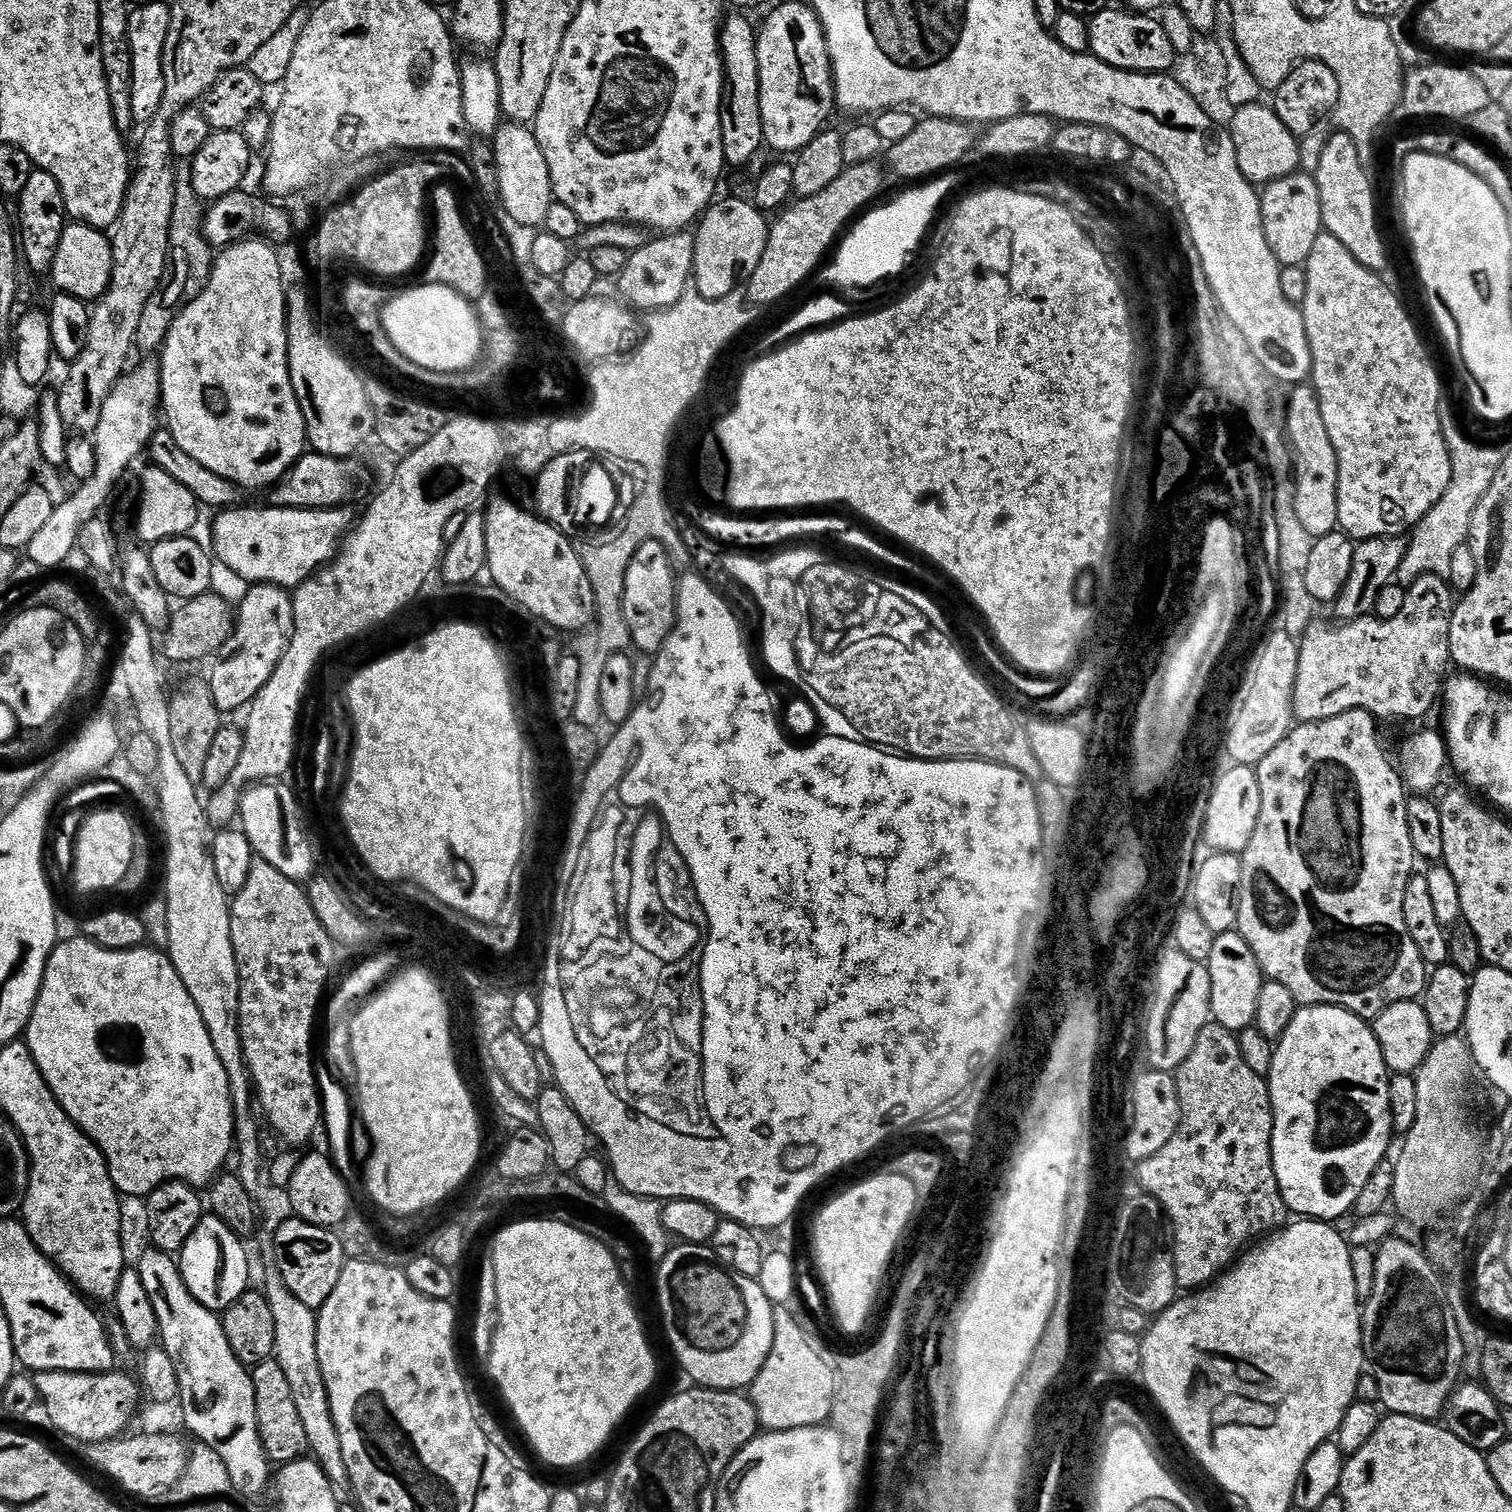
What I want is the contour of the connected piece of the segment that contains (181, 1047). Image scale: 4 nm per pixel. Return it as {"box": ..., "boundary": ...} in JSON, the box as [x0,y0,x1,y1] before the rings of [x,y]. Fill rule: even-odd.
{"box":[26,938,236,1198],"boundary":[[[87,938],[79,939],[61,939],[50,954],[44,981],[26,1029],[30,1054],[64,1113],[99,1146],[117,1192],[125,1197],[147,1198],[167,1180],[180,1180],[197,1190],[203,1189],[220,1175],[227,1165],[224,1163],[228,1155],[229,1158],[233,1155],[236,1142],[236,1111],[232,1105],[230,1078],[226,1078],[226,1066],[222,1066],[222,1058],[218,1058],[214,1042],[210,1042],[210,1030],[206,1030],[206,1022],[202,1022],[202,1014],[198,1014],[198,1006],[194,1006],[194,998],[190,998],[190,990],[186,990],[182,978],[178,978],[178,970],[174,970],[171,958],[163,951],[152,946],[106,949]]]}

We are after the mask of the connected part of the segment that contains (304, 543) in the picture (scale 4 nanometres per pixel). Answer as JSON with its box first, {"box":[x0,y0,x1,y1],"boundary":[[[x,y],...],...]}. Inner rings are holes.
{"box":[212,505,354,590],"boundary":[[[237,505],[219,511],[212,524],[212,544],[217,561],[225,563],[253,584],[276,584],[285,590],[295,590],[316,575],[340,550],[340,545],[354,524],[347,507],[339,508],[273,508],[271,506]]]}

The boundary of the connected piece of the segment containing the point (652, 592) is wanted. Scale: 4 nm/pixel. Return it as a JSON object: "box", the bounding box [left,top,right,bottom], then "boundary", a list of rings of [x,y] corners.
{"box":[623,540,678,656],"boundary":[[[647,540],[635,552],[627,568],[623,586],[623,616],[631,630],[634,648],[654,656],[672,631],[676,615],[676,586],[678,578],[666,548],[656,540]]]}

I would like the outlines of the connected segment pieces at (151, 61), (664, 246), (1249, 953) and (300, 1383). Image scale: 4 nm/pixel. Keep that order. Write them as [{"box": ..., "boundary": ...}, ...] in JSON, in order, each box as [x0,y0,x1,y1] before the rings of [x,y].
[{"box":[129,3,173,126],"boundary":[[[167,3],[131,9],[129,46],[133,56],[133,118],[137,125],[147,126],[164,101],[164,53],[169,51],[173,28],[172,9]]]},{"box":[618,230,695,314],"boundary":[[[677,230],[649,239],[646,246],[627,253],[625,268],[618,275],[621,294],[634,307],[641,308],[644,314],[674,306],[674,302],[678,302],[678,298],[689,291],[694,276],[692,263],[695,249],[695,235],[688,230]]]},{"box":[1206,930,1266,1034],"boundary":[[[1236,930],[1219,933],[1206,963],[1210,974],[1212,1020],[1237,1034],[1244,1028],[1253,1027],[1258,1010],[1258,994],[1266,977],[1260,971],[1258,958],[1254,958],[1254,950],[1250,950],[1246,938],[1242,938]]]},{"box":[261,1246,349,1490],"boundary":[[[264,1246],[261,1250],[262,1258],[262,1291],[267,1301],[270,1302],[270,1310],[274,1315],[275,1326],[275,1350],[274,1356],[277,1363],[282,1366],[282,1372],[289,1383],[290,1391],[293,1393],[294,1406],[301,1415],[302,1426],[306,1429],[309,1451],[313,1457],[323,1466],[324,1473],[330,1478],[334,1488],[338,1490],[349,1487],[348,1471],[346,1470],[345,1459],[342,1457],[341,1442],[338,1439],[336,1427],[333,1424],[332,1411],[330,1410],[328,1391],[326,1390],[325,1380],[322,1378],[321,1367],[318,1364],[317,1356],[317,1320],[315,1309],[303,1305],[298,1298],[294,1297],[282,1279],[282,1272],[278,1269],[276,1255],[270,1246]]]}]

